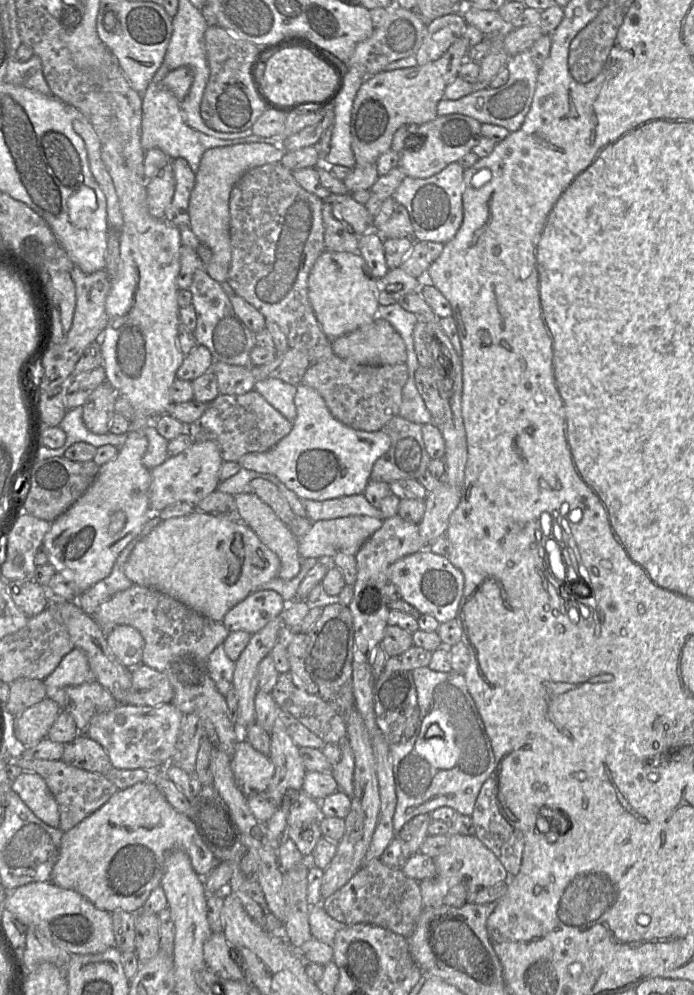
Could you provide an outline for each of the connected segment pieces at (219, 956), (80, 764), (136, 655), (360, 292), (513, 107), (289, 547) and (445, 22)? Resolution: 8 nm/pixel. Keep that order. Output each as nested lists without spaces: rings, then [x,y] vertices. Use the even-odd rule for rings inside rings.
[[[223,932],[212,933],[203,947],[207,967],[223,979],[245,979],[241,957],[227,942]]]
[[[84,734],[65,744],[62,760],[78,769],[99,773],[104,776],[112,768],[104,748]]]
[[[118,625],[106,635],[106,641],[116,658],[128,669],[142,664],[144,639],[137,629]]]
[[[324,250],[316,260],[308,278],[308,296],[318,323],[330,339],[338,338],[372,322],[377,317],[379,305],[376,279],[369,271],[361,254],[351,252],[333,252]]]
[[[525,50],[509,58],[506,67],[509,70],[507,83],[499,88],[485,88],[474,91],[458,100],[442,99],[437,105],[437,115],[463,114],[477,121],[487,124],[495,124],[506,128],[510,132],[517,131],[532,104],[536,91],[539,67],[533,61],[530,50]]]
[[[239,493],[234,497],[241,521],[278,556],[280,560],[278,576],[283,580],[295,577],[300,570],[301,559],[298,538],[277,517],[272,508],[255,494]]]
[[[461,13],[442,16],[427,23],[426,35],[415,54],[417,65],[436,61],[460,37],[468,24]]]

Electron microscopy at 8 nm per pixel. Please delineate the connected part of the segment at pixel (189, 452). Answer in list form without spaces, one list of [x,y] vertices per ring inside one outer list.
[[[214,441],[194,442],[184,452],[168,457],[167,460],[151,469],[149,506],[153,514],[158,514],[167,506],[177,502],[198,505],[209,494],[217,491],[219,472],[224,463],[220,449]]]

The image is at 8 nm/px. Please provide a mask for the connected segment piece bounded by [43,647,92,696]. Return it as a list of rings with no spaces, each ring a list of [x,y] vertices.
[[[75,647],[43,682],[48,690],[48,696],[50,696],[67,687],[81,685],[91,678],[86,654]]]

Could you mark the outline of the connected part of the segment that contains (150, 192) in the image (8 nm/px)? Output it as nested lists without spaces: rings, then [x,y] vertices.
[[[170,160],[155,176],[146,180],[147,208],[154,218],[165,218],[175,190],[175,179],[172,160]]]

